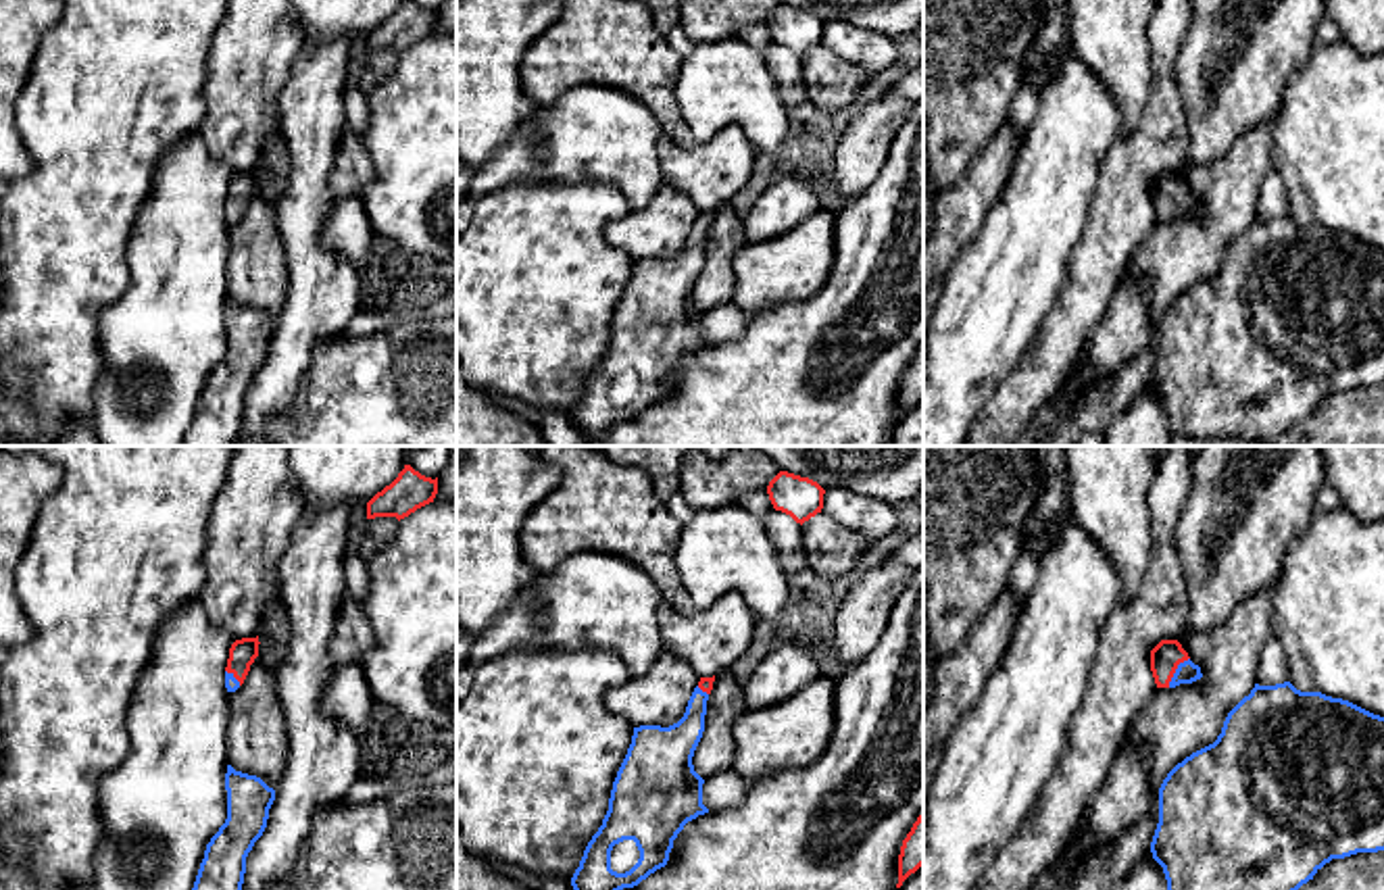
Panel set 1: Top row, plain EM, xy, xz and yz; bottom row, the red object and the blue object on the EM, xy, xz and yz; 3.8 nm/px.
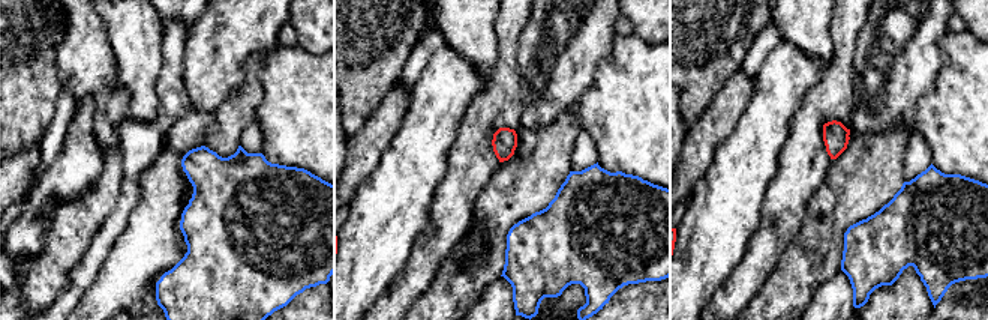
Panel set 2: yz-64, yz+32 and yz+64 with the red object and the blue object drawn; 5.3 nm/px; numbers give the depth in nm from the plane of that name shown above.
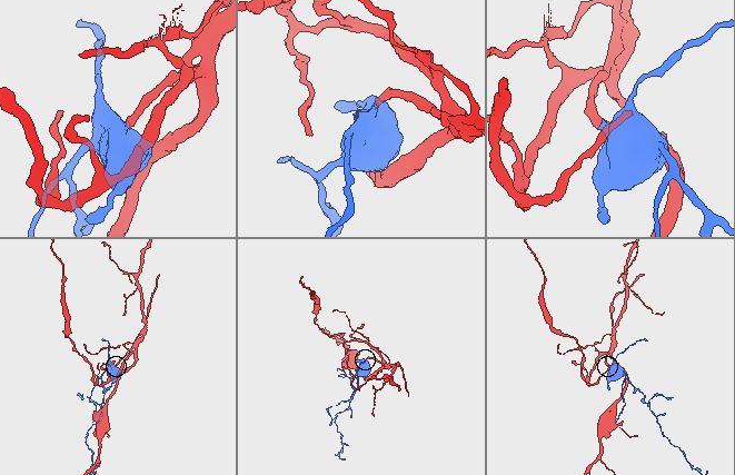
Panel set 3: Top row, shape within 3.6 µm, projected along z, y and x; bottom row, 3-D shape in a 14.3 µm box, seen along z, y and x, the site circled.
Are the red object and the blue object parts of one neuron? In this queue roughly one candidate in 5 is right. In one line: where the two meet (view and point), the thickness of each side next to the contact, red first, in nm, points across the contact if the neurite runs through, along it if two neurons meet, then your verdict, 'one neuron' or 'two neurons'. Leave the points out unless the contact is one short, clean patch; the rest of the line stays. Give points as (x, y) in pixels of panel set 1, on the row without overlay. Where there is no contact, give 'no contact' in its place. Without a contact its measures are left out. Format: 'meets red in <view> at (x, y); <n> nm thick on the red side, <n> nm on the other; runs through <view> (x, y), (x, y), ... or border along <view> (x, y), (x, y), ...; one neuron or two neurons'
meets red in yz at (1174, 205); 120 nm thick on the red side, 90 nm on the other; runs through yz (1166, 190), (1174, 205), (1187, 205); one neuron

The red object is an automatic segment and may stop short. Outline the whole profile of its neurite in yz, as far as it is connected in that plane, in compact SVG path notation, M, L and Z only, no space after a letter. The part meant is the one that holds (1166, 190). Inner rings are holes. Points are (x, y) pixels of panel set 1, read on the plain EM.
M1161 173L1151 183L1151 204L1157 221L1176 221L1203 211L1201 200L1190 194L1178 173Z

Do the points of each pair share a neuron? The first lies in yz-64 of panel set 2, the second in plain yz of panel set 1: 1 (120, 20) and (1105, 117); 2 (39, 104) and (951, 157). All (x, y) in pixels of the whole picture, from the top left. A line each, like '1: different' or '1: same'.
1: different
2: same

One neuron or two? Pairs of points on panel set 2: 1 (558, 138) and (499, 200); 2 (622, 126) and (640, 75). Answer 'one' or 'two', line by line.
1: one
2: one

